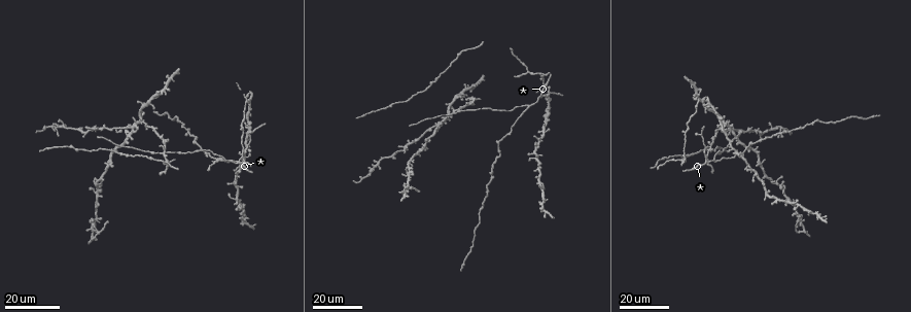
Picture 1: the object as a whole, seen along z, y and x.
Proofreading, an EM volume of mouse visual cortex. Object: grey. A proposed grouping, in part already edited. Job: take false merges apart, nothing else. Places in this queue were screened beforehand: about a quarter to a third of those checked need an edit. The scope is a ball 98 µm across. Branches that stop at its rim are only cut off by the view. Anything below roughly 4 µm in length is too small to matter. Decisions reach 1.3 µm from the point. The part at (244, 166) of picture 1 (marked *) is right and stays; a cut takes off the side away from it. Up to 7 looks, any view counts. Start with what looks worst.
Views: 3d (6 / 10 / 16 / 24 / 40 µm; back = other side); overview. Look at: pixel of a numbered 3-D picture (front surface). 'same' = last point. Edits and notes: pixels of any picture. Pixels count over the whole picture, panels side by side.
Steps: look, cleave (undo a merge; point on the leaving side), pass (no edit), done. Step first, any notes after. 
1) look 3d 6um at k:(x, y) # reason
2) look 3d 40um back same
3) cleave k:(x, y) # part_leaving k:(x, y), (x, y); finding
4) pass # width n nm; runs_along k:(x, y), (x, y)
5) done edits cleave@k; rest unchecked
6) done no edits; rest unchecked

look 3d 16um at 1:(539, 98) # branch point

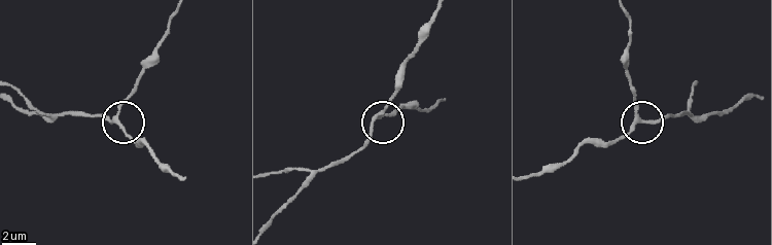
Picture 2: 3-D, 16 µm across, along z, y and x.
look 3d 6um at 2:(371, 122)

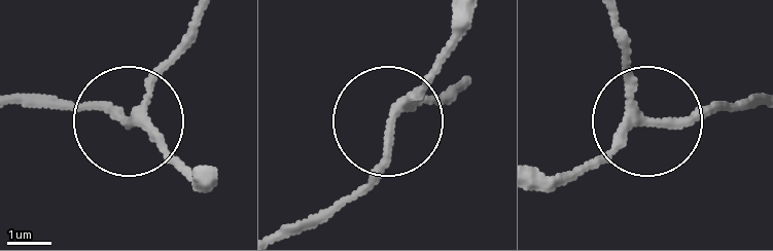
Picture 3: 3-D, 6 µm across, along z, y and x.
pass # width 190 nm; runs_along 3:(467, 13), (456, 46), (393, 120), (453, 102); one neuron here

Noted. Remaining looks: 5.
look 3d 16um at 1:(527, 73) # thin arm on a thick one

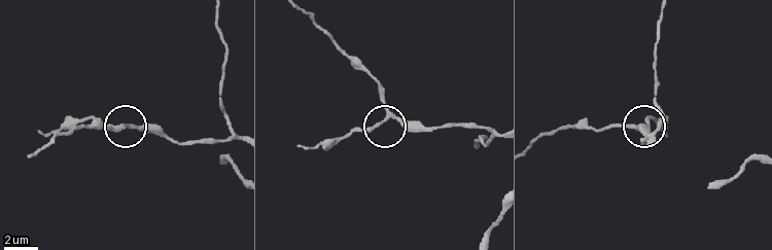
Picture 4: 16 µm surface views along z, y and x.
look 3d 6um at 4:(385, 117)

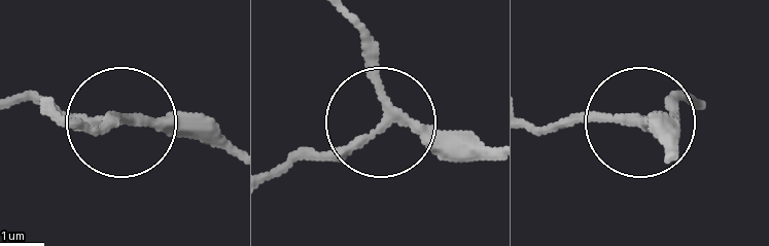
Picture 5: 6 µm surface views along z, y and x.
pass # all the same neuron

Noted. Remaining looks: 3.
look 3d 16um at 1:(165, 145) # sudden change in width

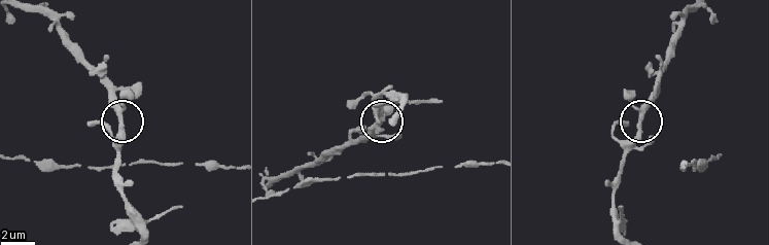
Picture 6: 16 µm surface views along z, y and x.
look 3d 10um at 6:(645, 107)

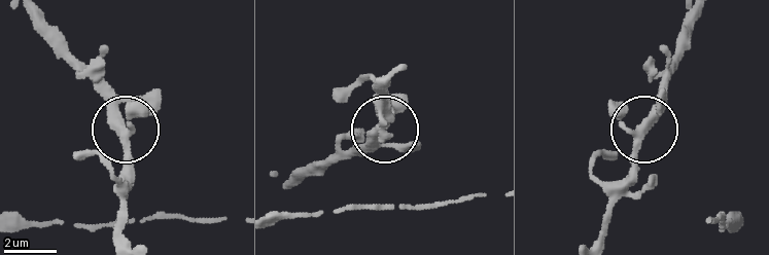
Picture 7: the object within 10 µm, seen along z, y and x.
pass # arms 3; one neuron here

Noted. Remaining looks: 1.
done no edits; rest unchecked

